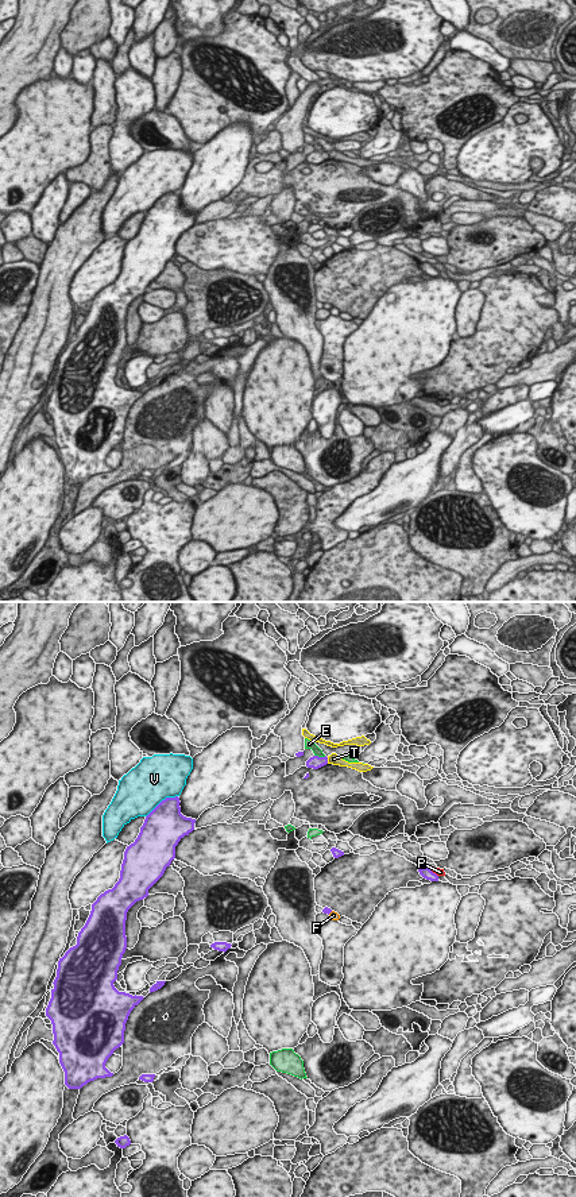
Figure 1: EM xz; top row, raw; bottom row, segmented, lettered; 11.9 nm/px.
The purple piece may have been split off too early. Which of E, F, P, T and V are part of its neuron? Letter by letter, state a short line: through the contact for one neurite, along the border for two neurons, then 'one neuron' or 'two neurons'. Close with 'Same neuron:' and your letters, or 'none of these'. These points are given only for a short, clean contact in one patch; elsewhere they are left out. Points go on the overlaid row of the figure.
E: xz (314, 755), (325, 756) | two neurons
F: two neurons
P: two neurons
T: two neurons
V: two neurons
Same neuron: none of these

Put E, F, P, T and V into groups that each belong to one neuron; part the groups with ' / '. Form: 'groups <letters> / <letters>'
groups E / F / P / T / V

